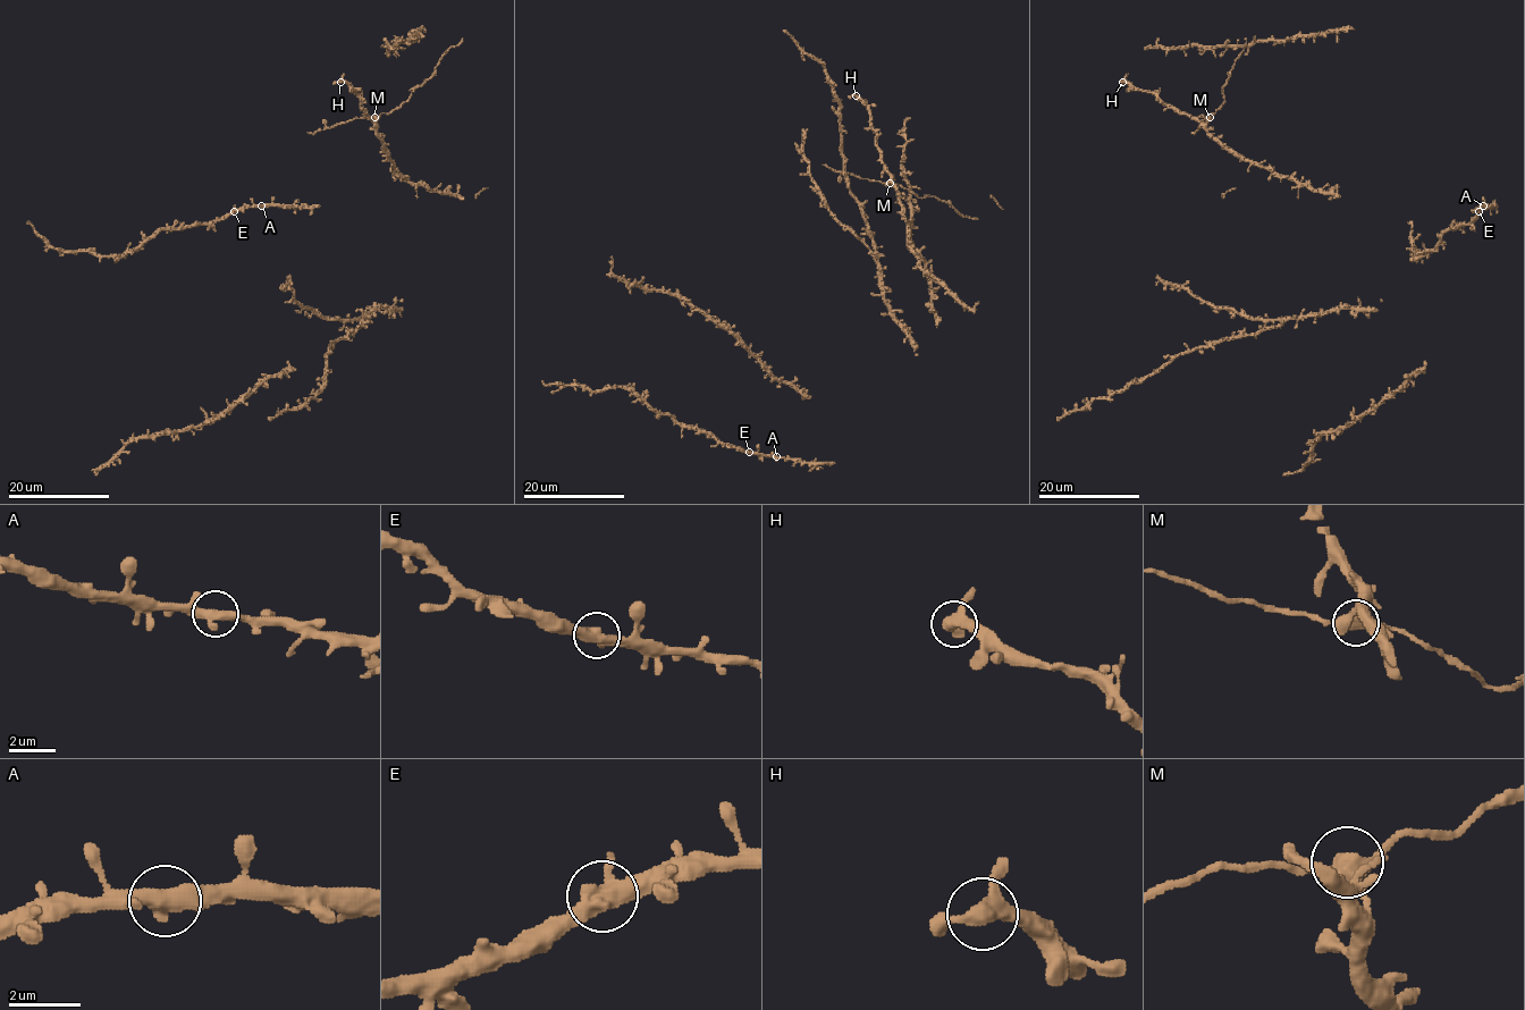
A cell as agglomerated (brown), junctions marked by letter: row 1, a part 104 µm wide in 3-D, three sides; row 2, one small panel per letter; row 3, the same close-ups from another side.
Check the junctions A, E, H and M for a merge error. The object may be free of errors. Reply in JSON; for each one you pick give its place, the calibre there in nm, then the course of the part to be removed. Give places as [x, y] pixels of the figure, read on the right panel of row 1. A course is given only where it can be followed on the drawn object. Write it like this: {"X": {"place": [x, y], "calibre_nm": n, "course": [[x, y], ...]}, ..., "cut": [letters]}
{"M": {"place": [1210, 117], "calibre_nm": 400}, "cut": ["M"]}

